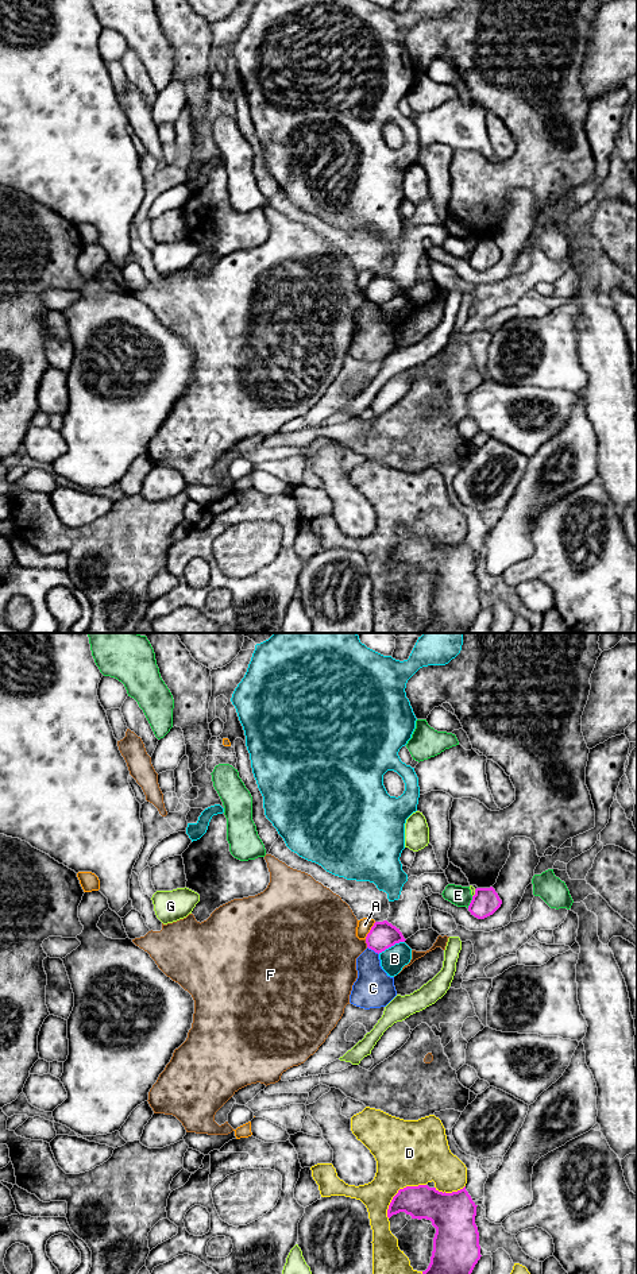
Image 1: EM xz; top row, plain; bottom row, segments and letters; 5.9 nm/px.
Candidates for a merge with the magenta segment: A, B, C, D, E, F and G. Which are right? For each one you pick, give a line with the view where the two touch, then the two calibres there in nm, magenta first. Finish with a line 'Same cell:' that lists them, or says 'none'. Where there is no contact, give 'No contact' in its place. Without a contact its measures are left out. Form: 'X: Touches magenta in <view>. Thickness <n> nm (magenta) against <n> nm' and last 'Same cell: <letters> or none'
Same cell: none

